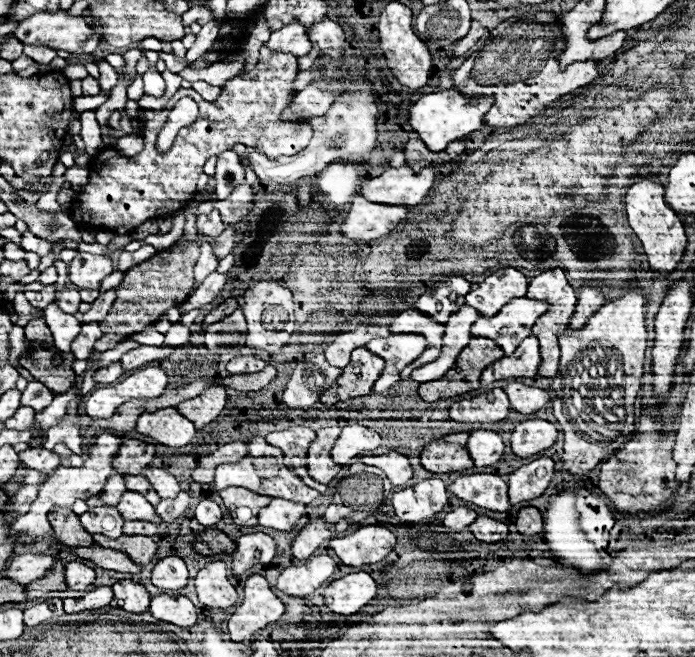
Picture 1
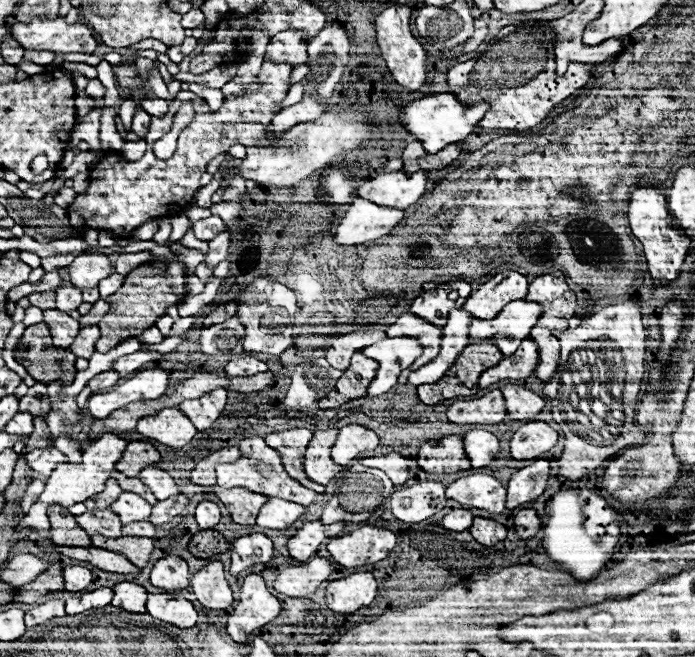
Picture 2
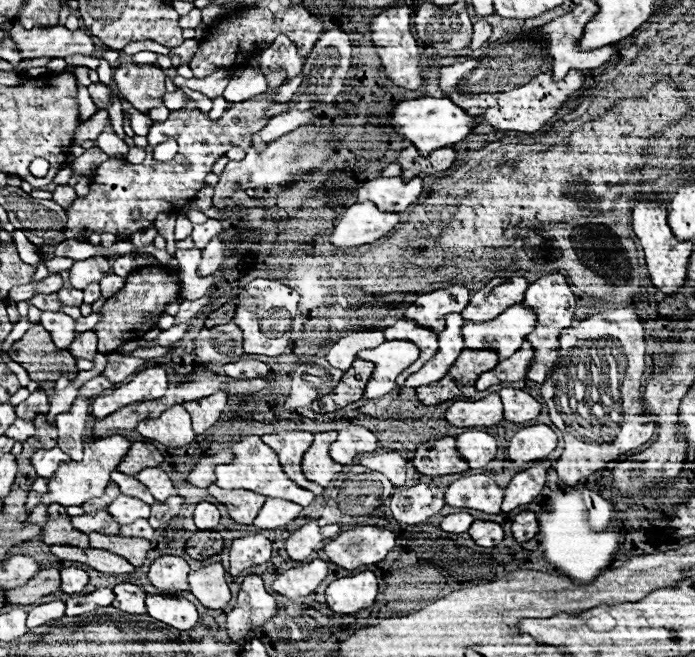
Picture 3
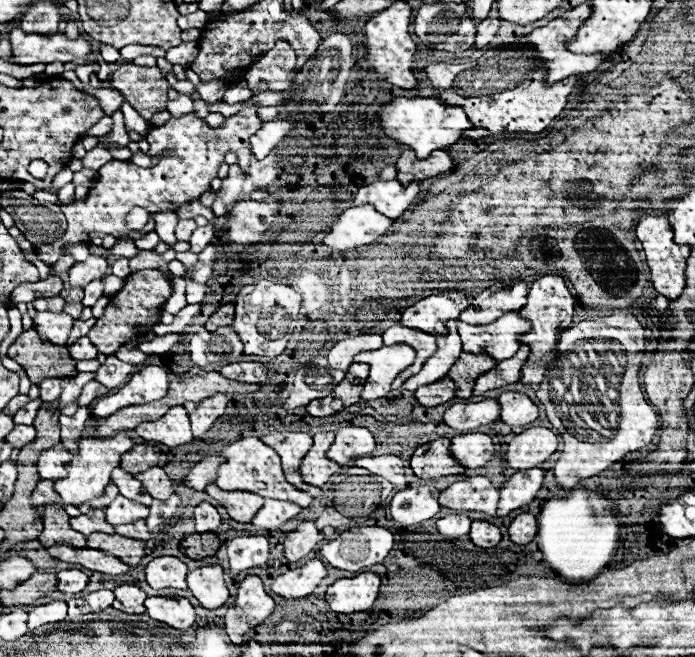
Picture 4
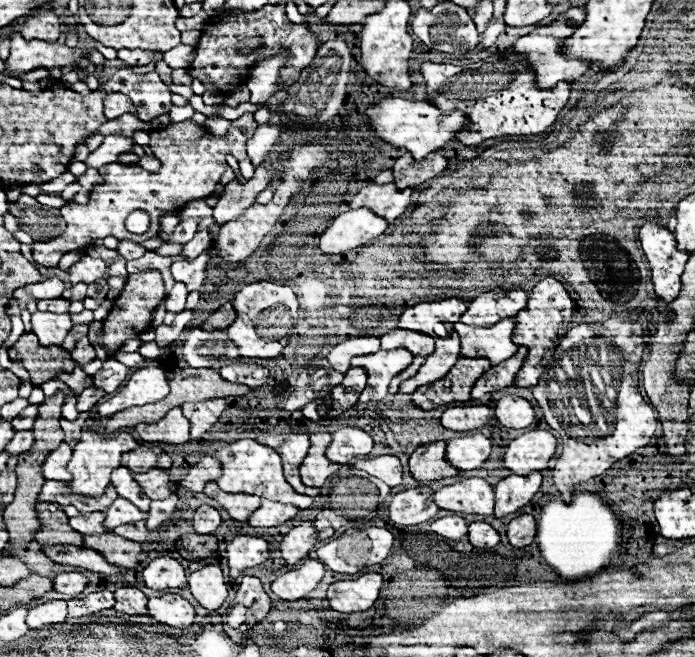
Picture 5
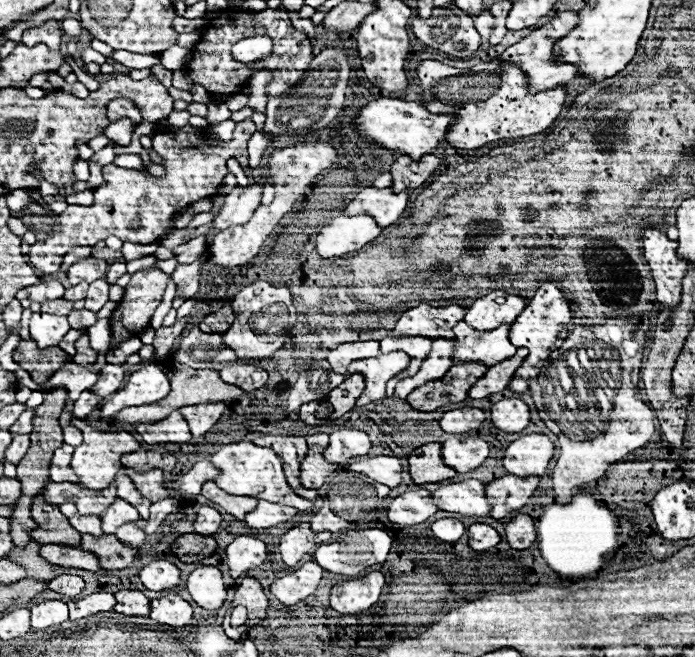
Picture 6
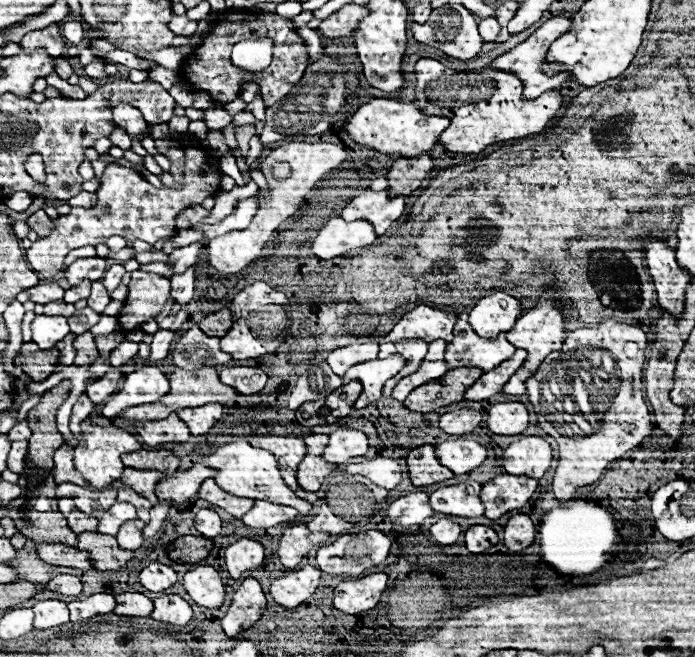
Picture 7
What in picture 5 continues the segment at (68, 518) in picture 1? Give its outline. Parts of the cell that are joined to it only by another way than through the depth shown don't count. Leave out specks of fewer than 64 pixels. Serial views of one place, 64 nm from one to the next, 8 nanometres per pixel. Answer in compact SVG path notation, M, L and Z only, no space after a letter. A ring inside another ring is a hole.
M58 508L54 512L42 510L38 514L42 528L34 534L34 540L40 544L72 544L82 546L82 534L68 526L68 516Z

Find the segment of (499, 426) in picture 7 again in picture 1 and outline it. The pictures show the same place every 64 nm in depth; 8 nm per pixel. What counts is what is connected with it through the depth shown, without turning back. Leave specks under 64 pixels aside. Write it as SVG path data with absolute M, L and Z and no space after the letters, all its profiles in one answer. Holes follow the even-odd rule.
M512 382L512 384L504 386L504 392L508 394L510 408L520 412L520 414L538 412L540 408L546 406L546 402L550 402L548 390L532 388L532 386L526 386L526 384L520 384L520 382Z

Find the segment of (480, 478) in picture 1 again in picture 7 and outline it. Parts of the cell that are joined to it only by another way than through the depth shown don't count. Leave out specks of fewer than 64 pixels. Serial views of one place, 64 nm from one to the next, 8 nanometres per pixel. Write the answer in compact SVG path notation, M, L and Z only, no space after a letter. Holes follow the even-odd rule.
M470 480L456 486L442 486L430 494L430 506L438 514L478 518L484 514L484 506L480 502L480 484Z

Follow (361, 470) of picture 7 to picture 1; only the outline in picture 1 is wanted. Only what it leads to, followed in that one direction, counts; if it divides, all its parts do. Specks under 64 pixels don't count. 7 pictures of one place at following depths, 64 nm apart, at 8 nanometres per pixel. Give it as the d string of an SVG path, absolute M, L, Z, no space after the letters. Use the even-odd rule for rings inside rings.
M394 450L388 454L382 454L382 456L362 456L360 462L384 470L384 474L388 476L388 480L394 486L404 486L412 478L412 468L410 468L408 456L394 452Z

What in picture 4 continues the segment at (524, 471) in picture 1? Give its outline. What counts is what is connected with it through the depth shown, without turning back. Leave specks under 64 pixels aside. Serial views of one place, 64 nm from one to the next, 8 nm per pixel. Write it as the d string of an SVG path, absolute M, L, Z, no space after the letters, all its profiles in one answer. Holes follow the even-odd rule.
M530 468L526 472L512 474L510 480L504 482L504 486L500 488L500 502L496 516L506 516L512 510L530 504L542 486L542 478L544 472L540 468Z

